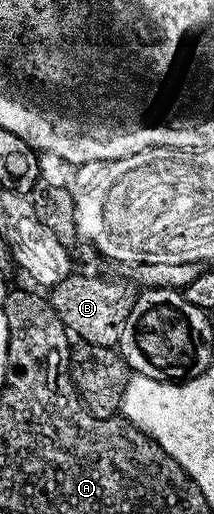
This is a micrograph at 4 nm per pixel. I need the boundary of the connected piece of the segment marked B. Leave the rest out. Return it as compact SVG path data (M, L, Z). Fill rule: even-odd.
M67 277L62 283L51 286L50 300L58 319L62 319L69 334L75 335L80 341L94 343L98 347L119 346L122 335L126 331L126 319L130 319L130 311L134 307L138 296L138 289L131 280L111 281L108 277Z

